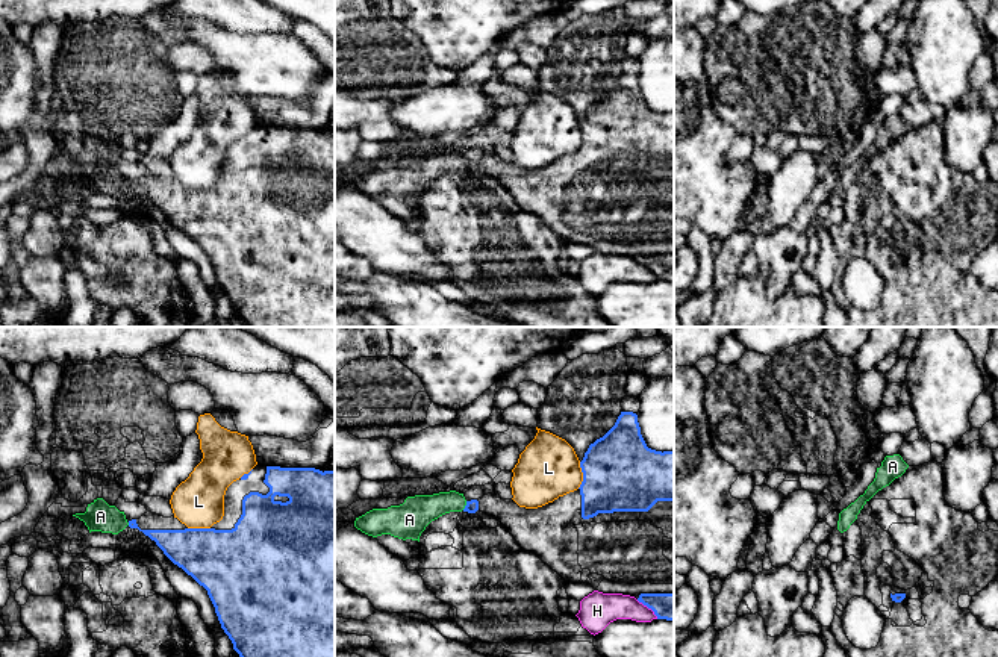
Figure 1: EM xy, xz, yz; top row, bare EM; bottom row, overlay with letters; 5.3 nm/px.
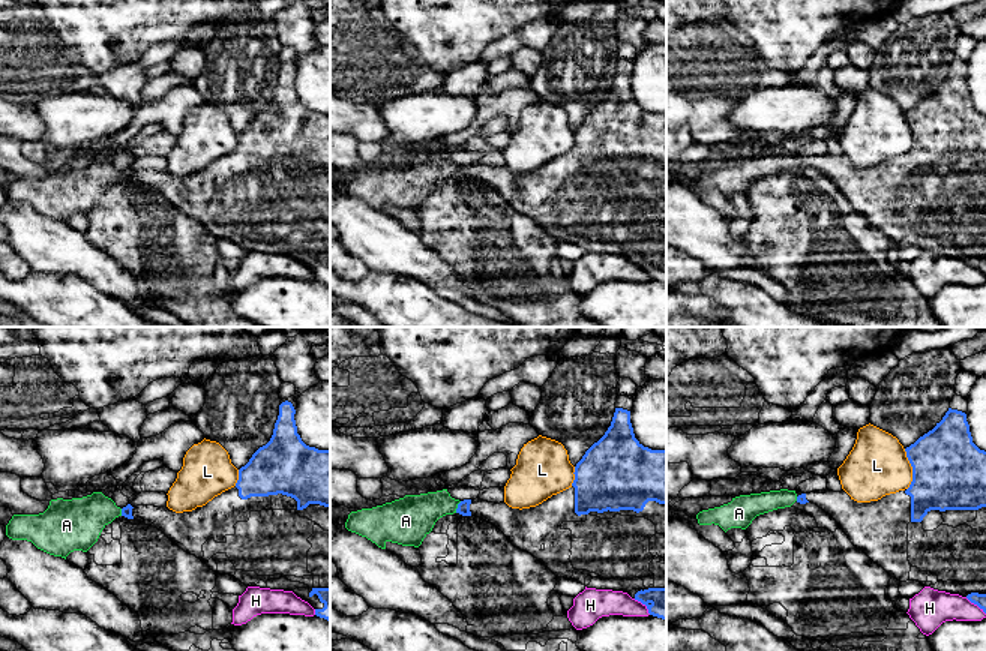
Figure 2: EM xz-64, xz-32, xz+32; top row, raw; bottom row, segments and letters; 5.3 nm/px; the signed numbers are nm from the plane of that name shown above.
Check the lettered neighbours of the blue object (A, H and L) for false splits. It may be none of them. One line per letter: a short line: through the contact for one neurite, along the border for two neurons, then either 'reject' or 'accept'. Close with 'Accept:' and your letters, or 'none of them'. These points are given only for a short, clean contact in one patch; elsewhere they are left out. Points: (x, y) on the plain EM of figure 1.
A: xz (471, 167), (465, 167), (436, 165), (420, 171) | accept
H: reject
L: reject
Accept: A

